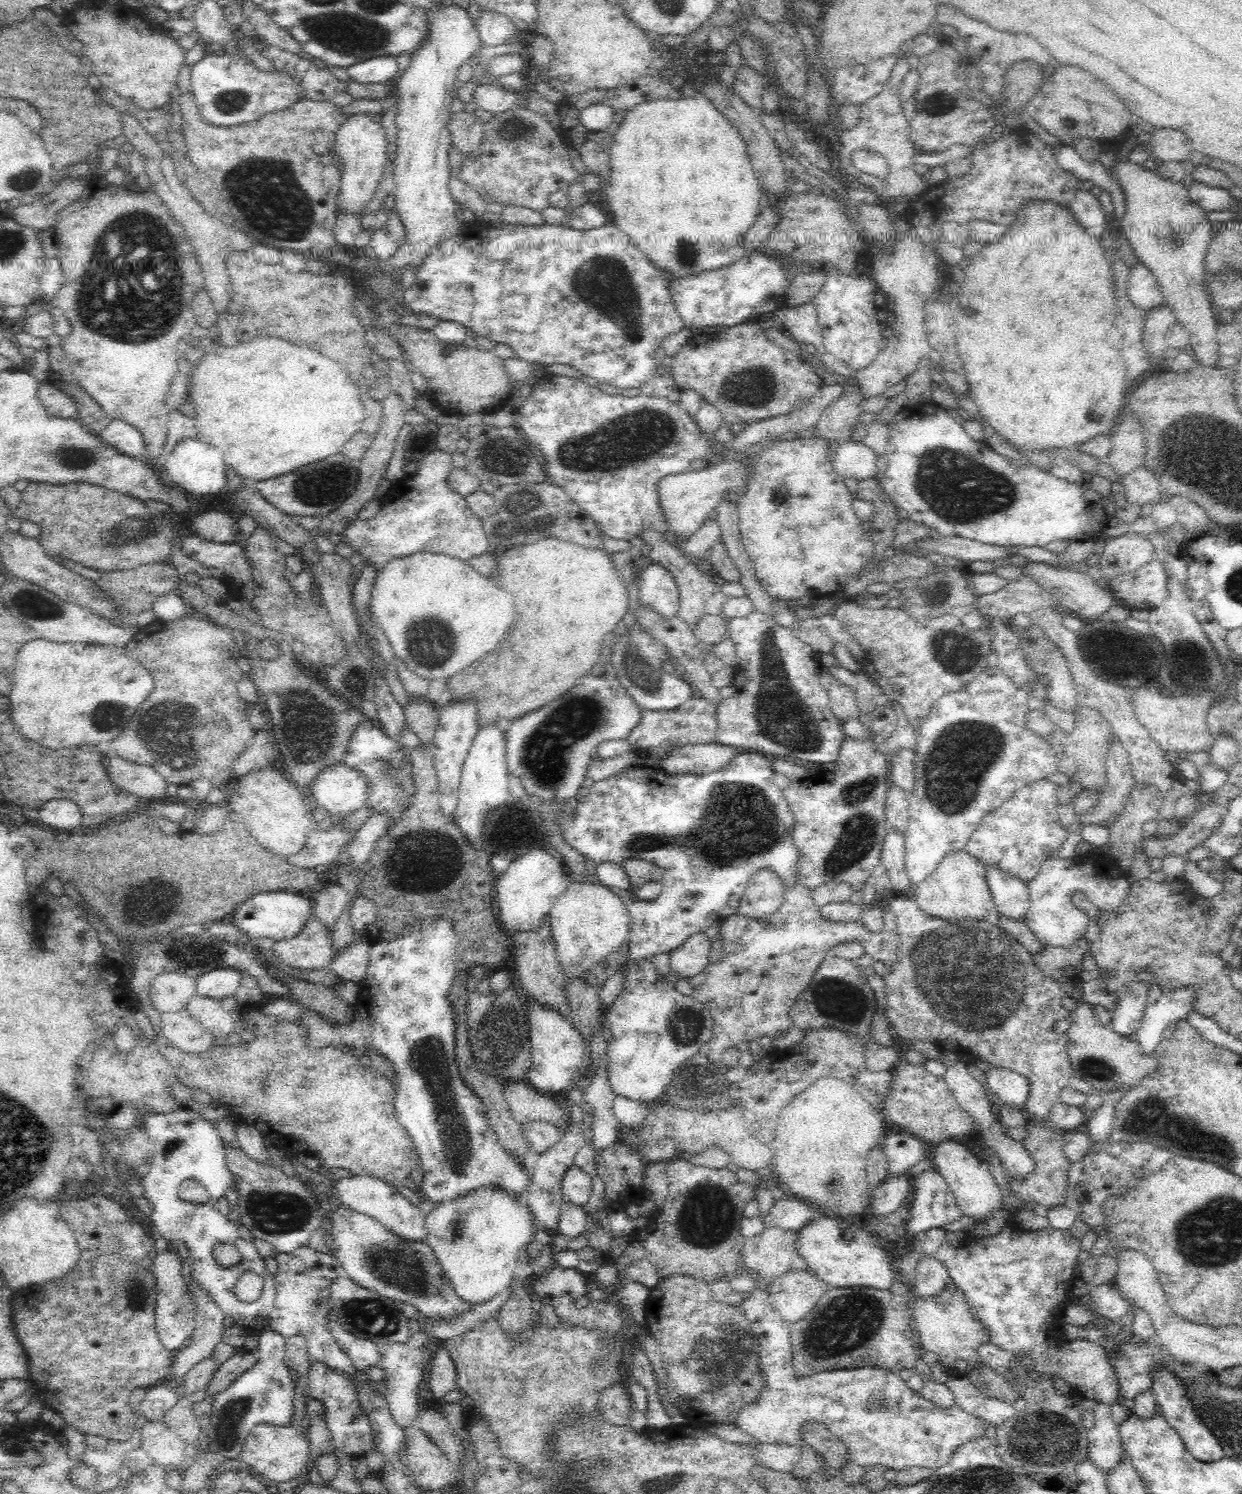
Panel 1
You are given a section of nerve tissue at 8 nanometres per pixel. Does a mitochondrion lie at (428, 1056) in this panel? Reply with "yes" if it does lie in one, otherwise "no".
yes

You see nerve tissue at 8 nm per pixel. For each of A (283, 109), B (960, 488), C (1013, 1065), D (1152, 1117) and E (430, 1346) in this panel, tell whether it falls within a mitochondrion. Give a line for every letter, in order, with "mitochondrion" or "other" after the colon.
A: other
B: mitochondrion
C: other
D: mitochondrion
E: other

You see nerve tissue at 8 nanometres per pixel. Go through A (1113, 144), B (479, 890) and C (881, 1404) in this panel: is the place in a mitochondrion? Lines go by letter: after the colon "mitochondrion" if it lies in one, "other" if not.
A: other
B: other
C: mitochondrion

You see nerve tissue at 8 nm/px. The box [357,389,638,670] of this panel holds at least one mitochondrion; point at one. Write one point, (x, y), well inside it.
(529, 515)

